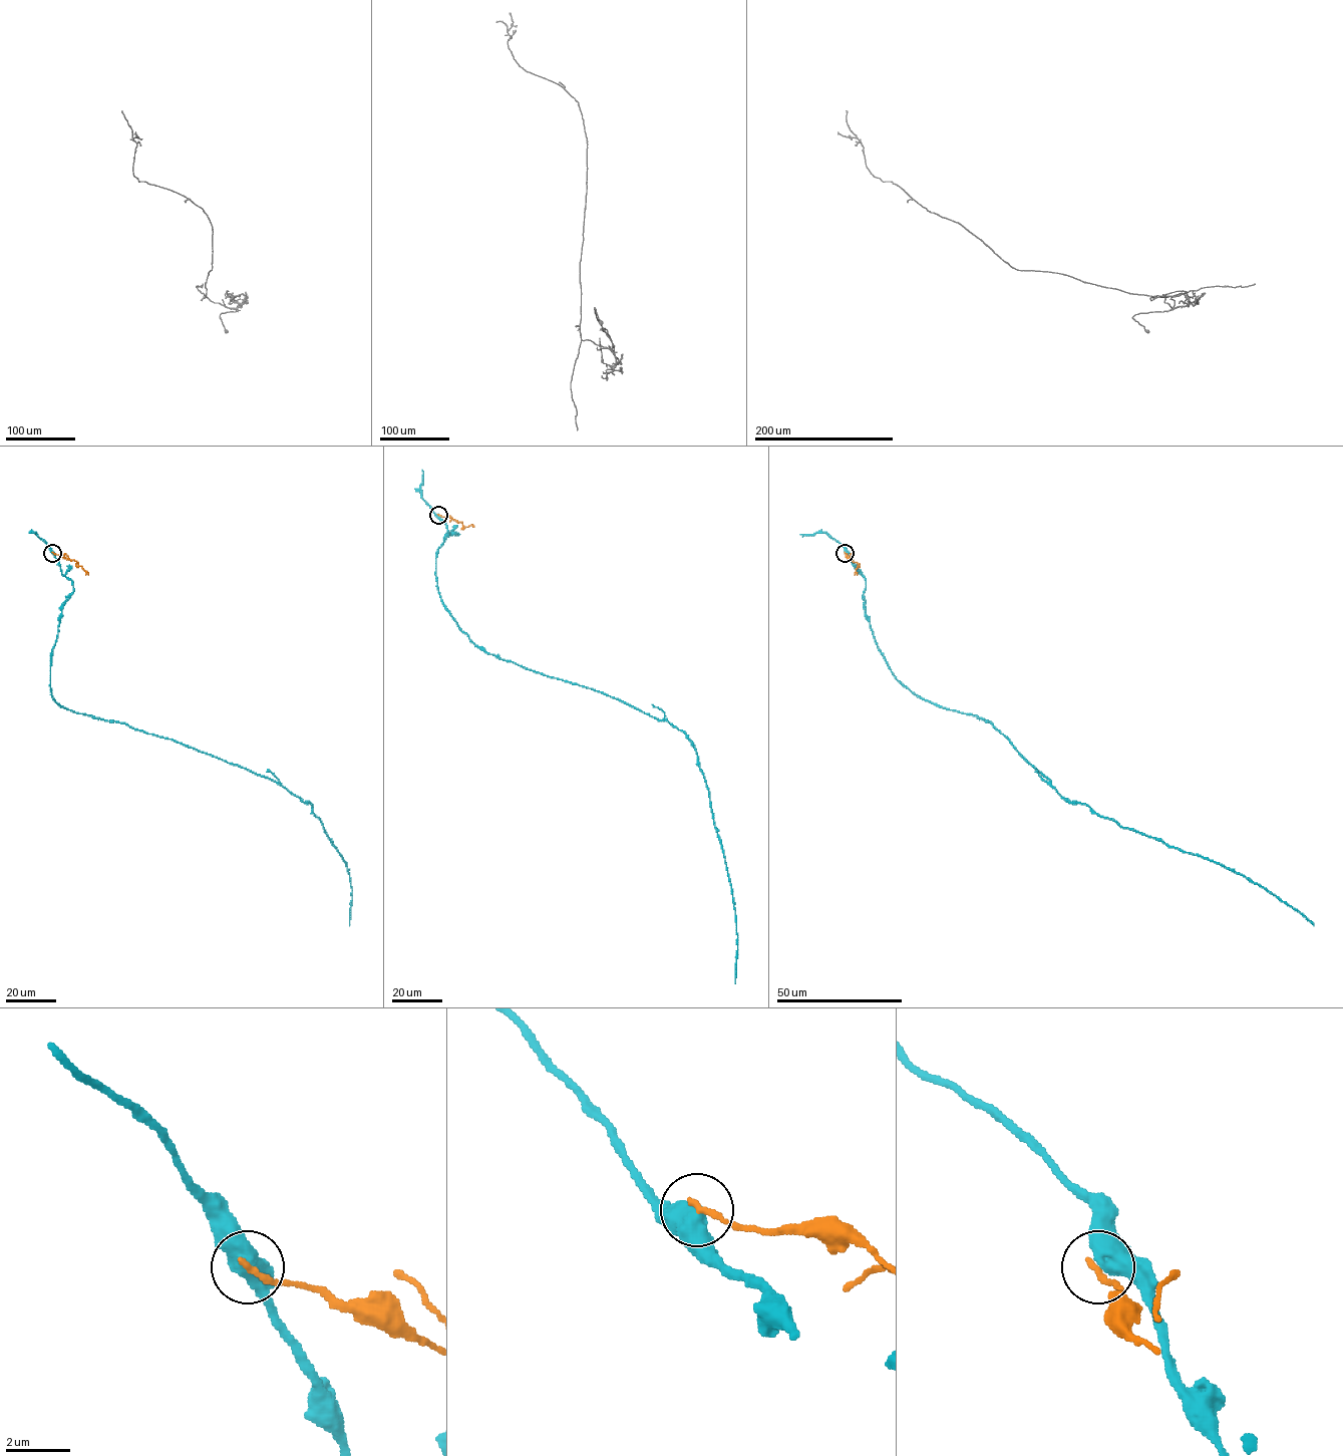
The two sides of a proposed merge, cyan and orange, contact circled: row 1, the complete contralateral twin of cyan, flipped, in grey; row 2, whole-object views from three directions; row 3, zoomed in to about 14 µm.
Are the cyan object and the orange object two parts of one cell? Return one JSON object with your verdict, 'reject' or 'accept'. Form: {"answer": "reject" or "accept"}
{"answer": "reject"}

